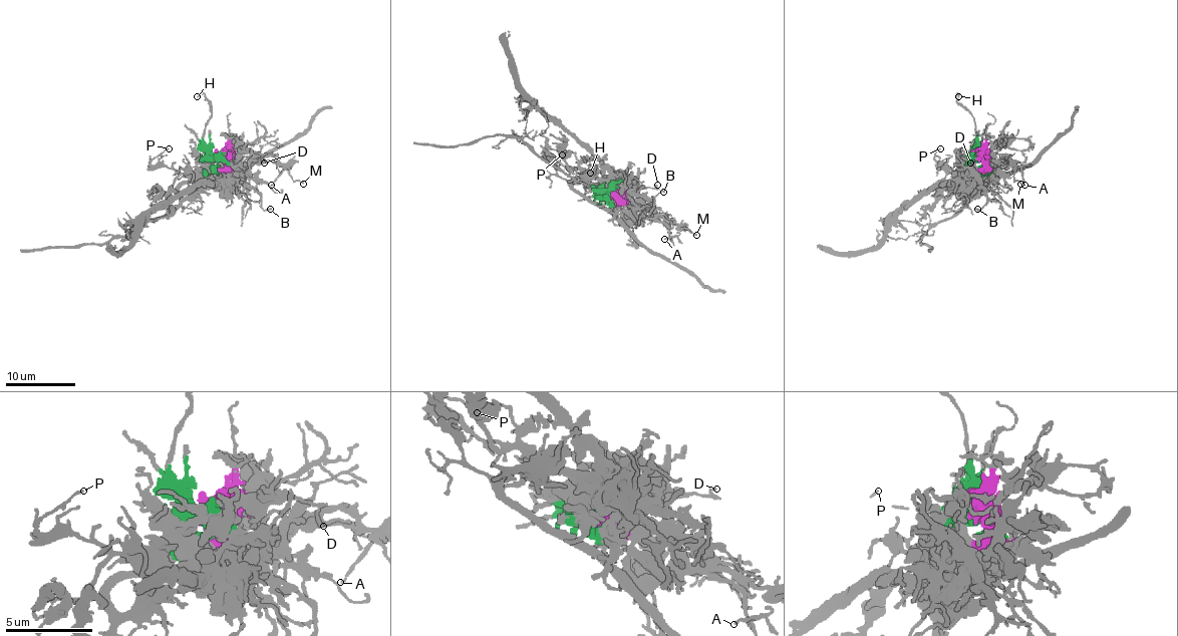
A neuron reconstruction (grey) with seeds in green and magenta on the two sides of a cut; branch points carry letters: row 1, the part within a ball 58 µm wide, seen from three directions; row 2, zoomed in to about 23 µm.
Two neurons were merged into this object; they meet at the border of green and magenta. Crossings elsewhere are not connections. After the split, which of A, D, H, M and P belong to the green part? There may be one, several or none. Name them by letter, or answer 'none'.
H

